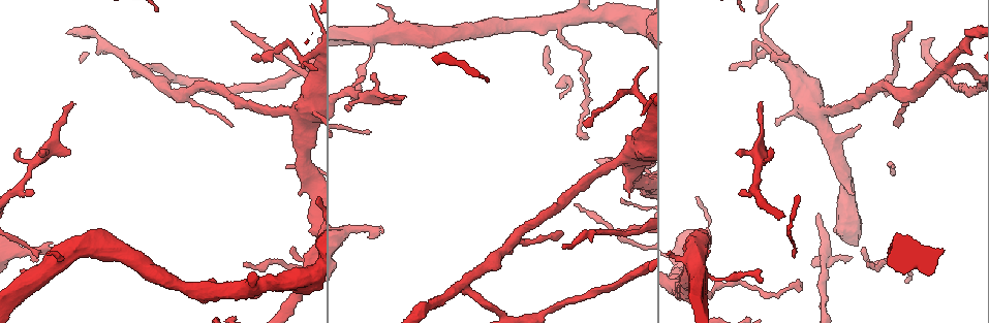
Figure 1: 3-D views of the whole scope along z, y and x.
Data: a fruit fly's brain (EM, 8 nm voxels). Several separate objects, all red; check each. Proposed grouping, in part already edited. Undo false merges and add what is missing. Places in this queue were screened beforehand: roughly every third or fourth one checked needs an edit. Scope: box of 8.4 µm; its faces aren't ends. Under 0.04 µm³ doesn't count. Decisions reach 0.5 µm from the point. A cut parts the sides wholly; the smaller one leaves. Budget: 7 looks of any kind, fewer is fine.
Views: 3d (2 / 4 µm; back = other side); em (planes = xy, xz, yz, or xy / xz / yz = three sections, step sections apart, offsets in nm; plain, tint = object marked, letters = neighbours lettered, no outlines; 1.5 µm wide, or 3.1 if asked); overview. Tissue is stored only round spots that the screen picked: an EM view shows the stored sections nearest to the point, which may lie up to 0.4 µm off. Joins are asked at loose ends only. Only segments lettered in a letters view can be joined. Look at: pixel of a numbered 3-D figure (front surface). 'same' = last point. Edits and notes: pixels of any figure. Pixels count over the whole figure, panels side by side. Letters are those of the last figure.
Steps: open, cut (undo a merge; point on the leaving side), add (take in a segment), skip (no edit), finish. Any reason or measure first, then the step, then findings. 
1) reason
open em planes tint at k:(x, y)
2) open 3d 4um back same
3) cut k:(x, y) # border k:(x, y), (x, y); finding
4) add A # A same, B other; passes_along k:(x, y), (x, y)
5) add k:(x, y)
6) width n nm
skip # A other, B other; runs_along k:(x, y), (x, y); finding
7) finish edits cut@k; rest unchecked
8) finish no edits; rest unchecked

branch stops here
open 3d 2um back at 1:(858, 126)

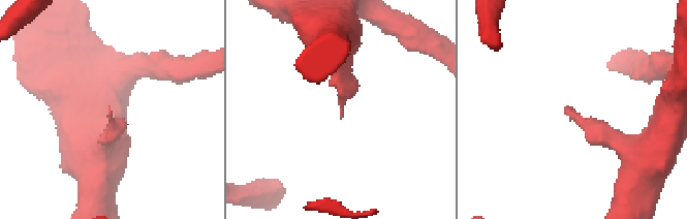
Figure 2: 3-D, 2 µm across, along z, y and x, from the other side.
open em planes letters at 2:(110, 107)

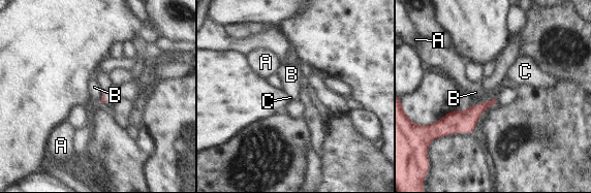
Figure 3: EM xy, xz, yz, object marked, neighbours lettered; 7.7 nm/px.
skip # A other, B other, C other; border 3:(496, 97), (477, 104); none of them fits

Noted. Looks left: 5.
branch stops here
open em planes tint at 1:(382, 231)

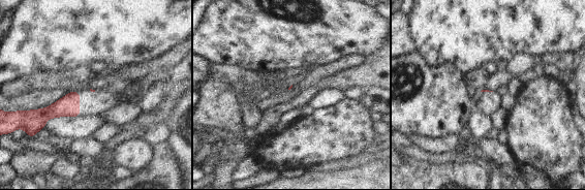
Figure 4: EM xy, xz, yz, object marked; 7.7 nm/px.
open em planes letters same

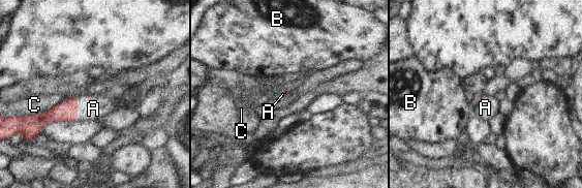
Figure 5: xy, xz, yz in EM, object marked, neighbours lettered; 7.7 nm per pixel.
add A # A same, B other, C other; passes_along 5:(66, 111), (77, 108), (93, 108); the neuron continues

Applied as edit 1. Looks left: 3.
see it whole again
open overview

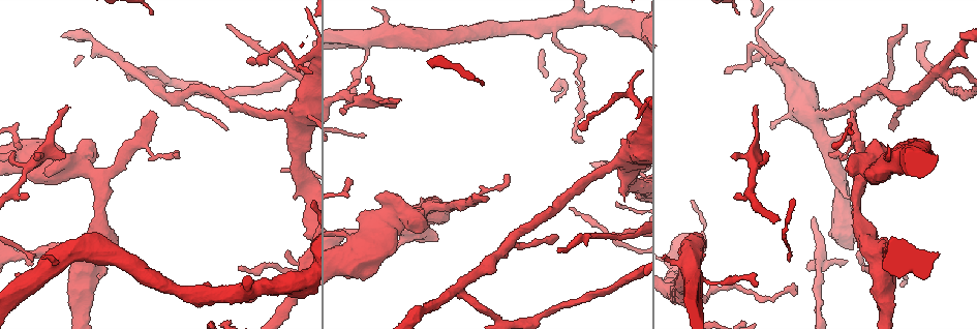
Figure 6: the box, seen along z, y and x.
open em planes letters at 6:(855, 114)

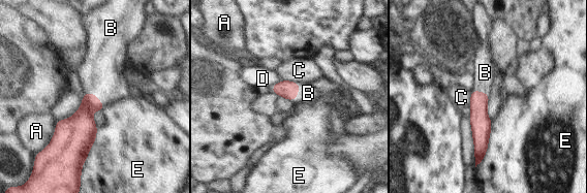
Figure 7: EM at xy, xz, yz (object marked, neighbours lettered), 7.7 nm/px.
width 140 nm
add B # A other, B same, C other, D other, E other; passes_along 7:(82, 123), (96, 95), (101, 73); the neuron continues

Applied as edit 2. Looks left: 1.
finish edits add@5, add@7; rest unchecked

